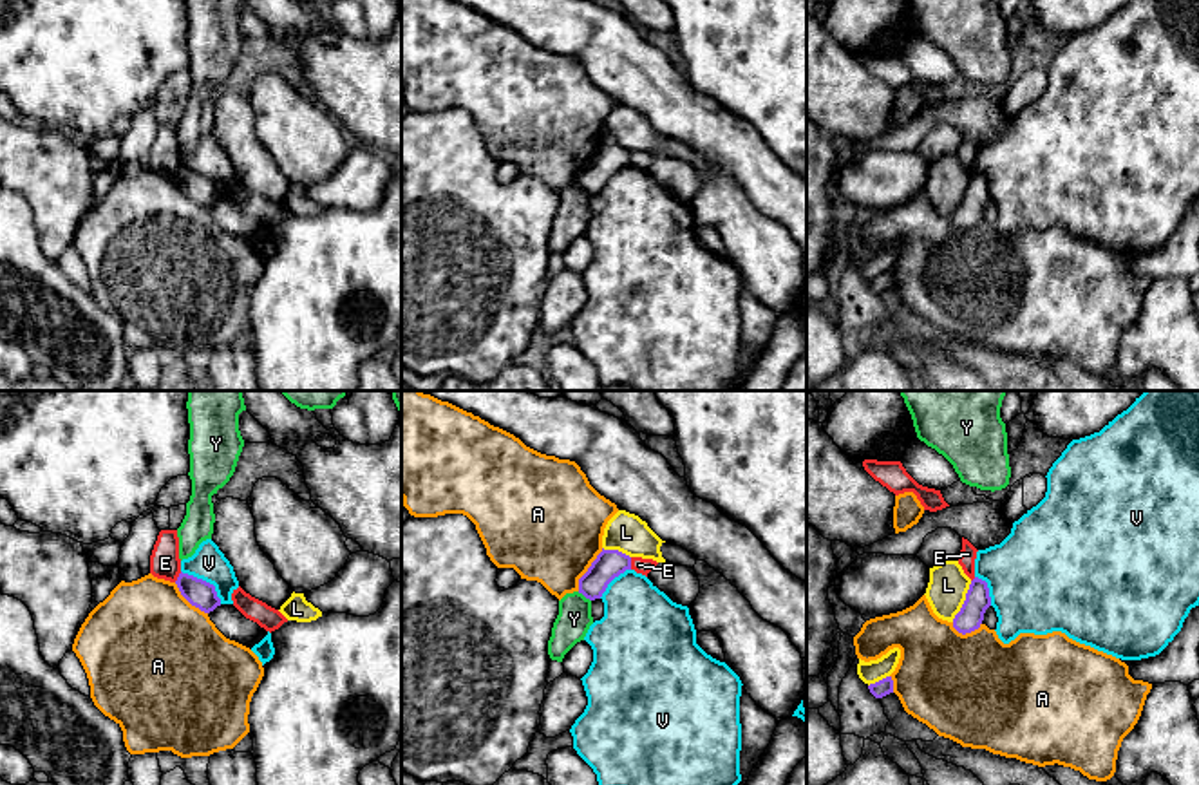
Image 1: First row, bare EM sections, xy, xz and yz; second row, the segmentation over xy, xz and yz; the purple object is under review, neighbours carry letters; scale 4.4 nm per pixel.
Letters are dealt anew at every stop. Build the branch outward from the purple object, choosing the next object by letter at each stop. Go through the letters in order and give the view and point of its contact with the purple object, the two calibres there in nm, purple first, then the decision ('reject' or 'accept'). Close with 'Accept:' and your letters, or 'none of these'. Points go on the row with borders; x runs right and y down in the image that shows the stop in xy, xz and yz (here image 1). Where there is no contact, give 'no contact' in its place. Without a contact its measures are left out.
A: meets purple in xz at (588, 570); 130 nm thick on the purple side, 460 nm on the other; reject
E: meets purple in xz at (630, 563); 130 nm thick on the purple side, 70 nm on the other; reject
L: meets purple in yz at (964, 601); 120 nm thick on the purple side, 180 nm on the other; reject
V: meets purple in xy at (205, 581); 120 nm thick on the purple side, 160 nm on the other; reject
Y: meets purple in xz at (585, 595); 130 nm thick on the purple side, 150 nm on the other; reject
Accept: none of these

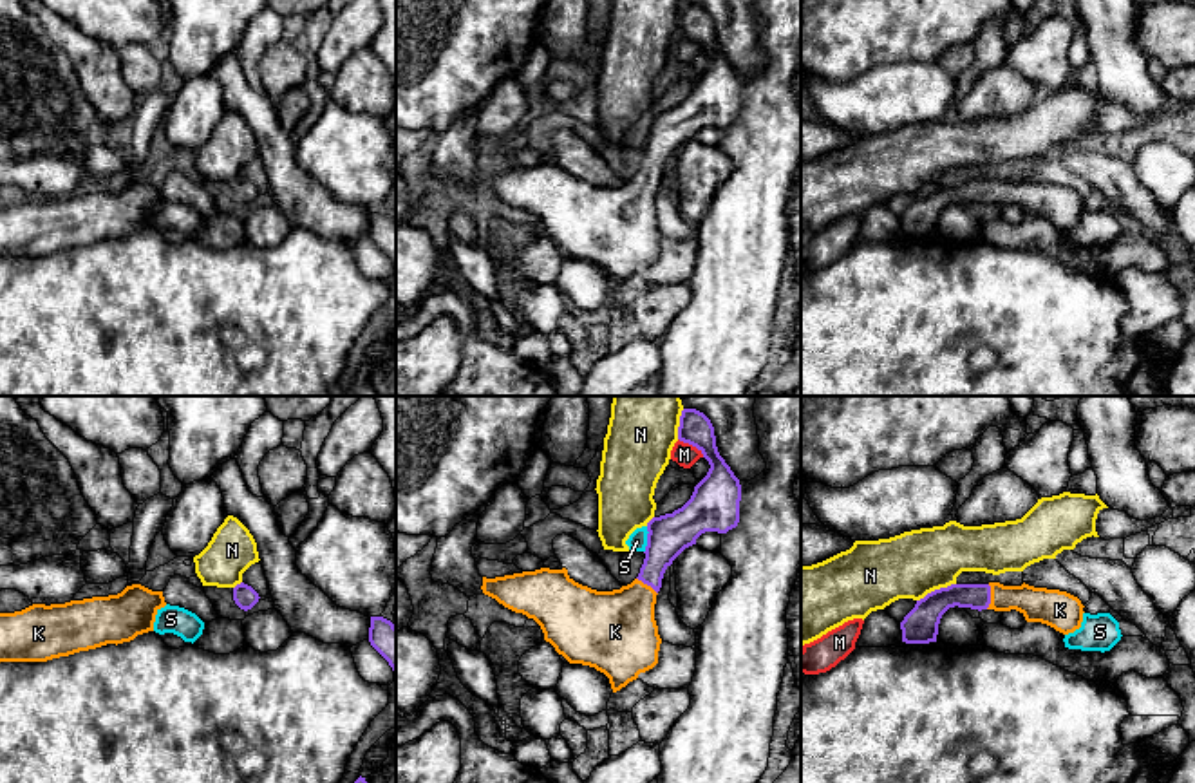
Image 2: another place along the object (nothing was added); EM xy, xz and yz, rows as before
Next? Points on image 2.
K: meets purple in yz at (989, 597); 110 nm thick on the purple side, 160 nm on the other; accept
M: meets purple in xz at (691, 443); 190 nm thick on the purple side, 100 nm on the other; reject
N: meets purple in yz at (935, 590); 160 nm thick on the purple side, 300 nm on the other; reject
S: meets purple in xz at (648, 539); 180 nm thick on the purple side, 90 nm on the other; reject
Accept: K

